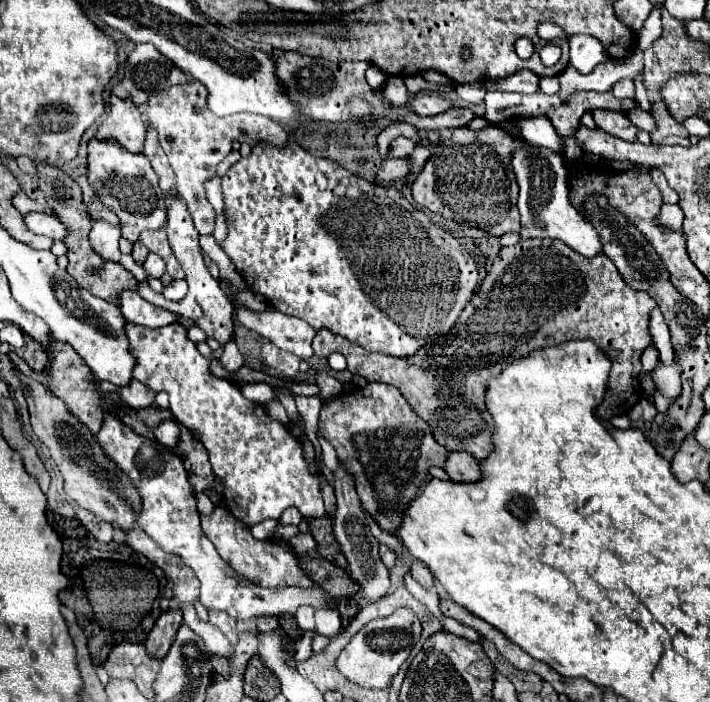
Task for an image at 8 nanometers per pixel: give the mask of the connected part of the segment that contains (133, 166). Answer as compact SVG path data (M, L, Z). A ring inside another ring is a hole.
M96 140L88 142L88 184L96 196L106 196L104 202L120 218L122 236L136 242L144 230L158 230L166 222L164 194L158 186L158 176L146 160L144 154L132 154L122 148L116 140Z

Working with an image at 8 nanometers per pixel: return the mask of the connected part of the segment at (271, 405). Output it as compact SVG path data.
M272 400L272 402L268 402L268 414L272 416L272 418L276 418L278 422L282 422L284 426L288 426L290 424L290 418L288 418L288 414L286 414L286 410L284 410L284 406L278 402L278 400Z

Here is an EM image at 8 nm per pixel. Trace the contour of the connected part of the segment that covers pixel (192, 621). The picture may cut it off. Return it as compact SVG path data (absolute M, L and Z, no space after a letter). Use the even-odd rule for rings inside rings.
M180 604L180 610L184 612L184 622L204 640L208 652L212 652L216 656L224 656L226 660L234 658L234 648L232 648L230 640L214 624L200 620L194 604Z

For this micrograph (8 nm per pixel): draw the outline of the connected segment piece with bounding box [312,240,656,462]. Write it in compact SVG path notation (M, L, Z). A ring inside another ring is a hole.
M520 240L516 246L506 246L498 252L494 264L492 264L492 270L488 272L488 276L484 278L480 290L472 296L470 304L464 308L462 316L458 318L458 322L454 324L454 328L446 334L446 336L440 336L436 342L424 346L422 350L418 350L414 356L408 356L408 358L394 358L394 356L384 356L384 354L372 354L372 352L366 352L364 348L358 348L358 344L350 344L350 340L342 340L342 336L334 336L328 328L322 328L318 330L314 342L312 342L312 348L314 348L314 354L320 356L320 358L328 358L332 352L340 352L344 354L344 358L348 360L348 370L352 374L360 374L362 378L366 378L368 382L382 382L382 384L390 384L390 386L396 386L402 396L406 398L406 402L412 406L412 410L430 424L436 440L450 448L450 450L464 450L464 452L470 452L474 458L478 458L480 462L484 462L492 452L494 452L494 444L492 444L492 434L494 434L494 418L490 416L486 404L484 404L484 396L486 396L486 382L488 378L480 376L478 374L478 366L508 366L512 360L518 360L518 358L524 358L528 356L528 352L536 350L536 348L544 348L544 346L558 346L558 344L564 344L564 342L570 342L570 340L592 340L594 344L600 344L600 350L610 358L612 362L612 370L610 370L610 376L608 376L608 382L606 382L606 394L604 394L604 400L602 404L596 408L596 414L600 420L610 420L614 416L620 416L620 414L628 414L630 408L640 400L642 396L642 390L640 390L640 372L642 372L642 362L640 362L640 356L644 352L644 348L650 344L650 332L648 332L648 320L650 320L650 312L656 308L656 302L654 298L650 298L650 294L646 292L640 292L640 290L634 290L630 288L630 284L626 284L622 280L622 276L618 274L616 266L602 254L602 256L594 256L594 260L586 260L584 256L578 256L578 252L574 252L572 248L566 248L566 244L562 244L560 240ZM430 352L446 352L444 354L444 364L442 366L434 366L430 362Z

